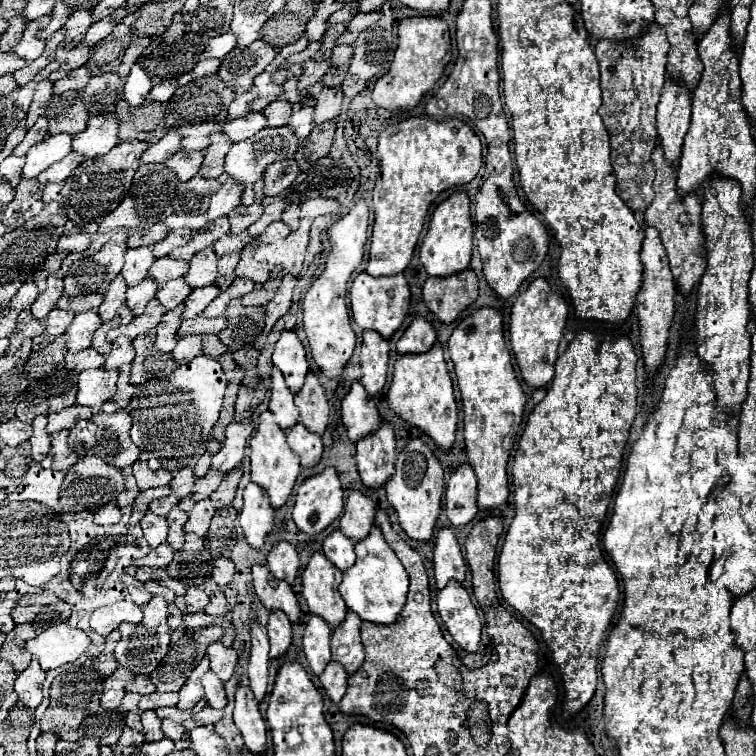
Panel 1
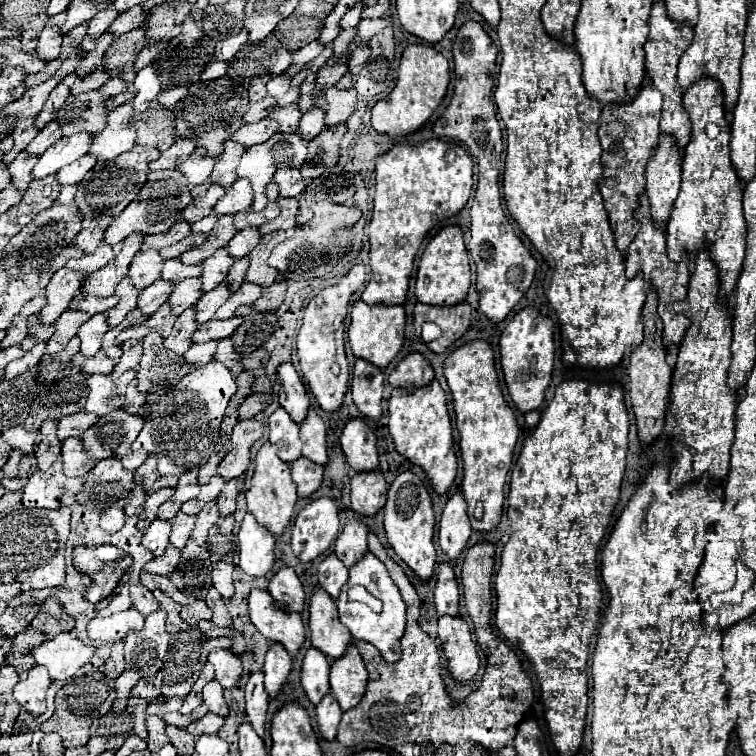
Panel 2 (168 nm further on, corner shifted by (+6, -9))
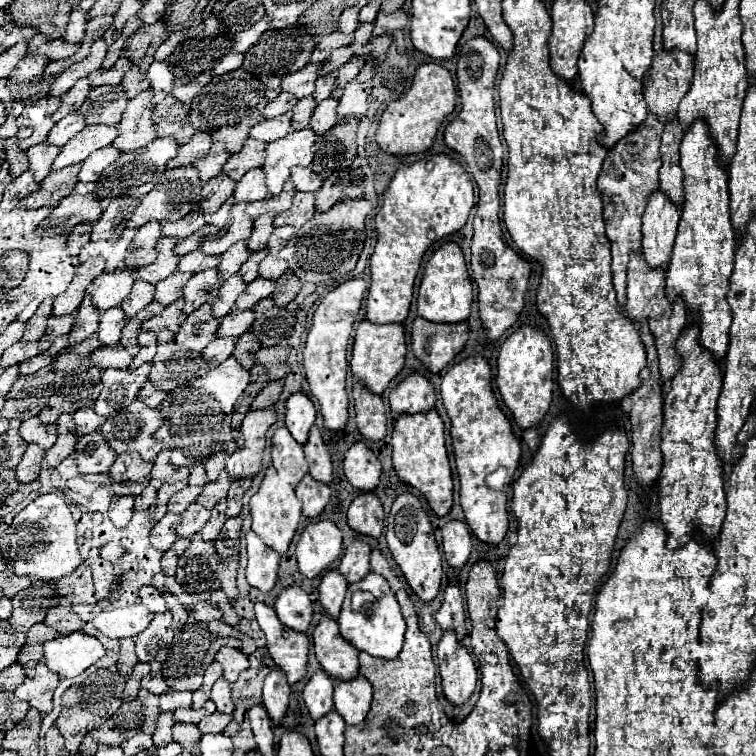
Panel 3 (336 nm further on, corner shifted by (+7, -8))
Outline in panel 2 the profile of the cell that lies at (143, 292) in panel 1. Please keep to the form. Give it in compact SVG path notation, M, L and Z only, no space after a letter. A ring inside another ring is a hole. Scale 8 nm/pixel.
M156 280L154 284L150 284L148 288L144 288L144 290L140 292L140 296L138 296L138 306L136 306L136 308L142 310L142 314L146 314L146 316L154 314L154 312L168 300L172 288L174 288L174 284L164 282L164 280Z

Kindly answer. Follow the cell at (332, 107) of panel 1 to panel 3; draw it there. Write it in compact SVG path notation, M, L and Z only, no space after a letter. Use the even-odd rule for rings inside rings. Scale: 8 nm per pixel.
M351 81L347 87L345 87L345 93L343 97L339 99L339 107L337 107L337 113L339 117L345 117L345 115L365 115L367 109L369 109L369 93L373 89L373 83L357 83L357 81Z

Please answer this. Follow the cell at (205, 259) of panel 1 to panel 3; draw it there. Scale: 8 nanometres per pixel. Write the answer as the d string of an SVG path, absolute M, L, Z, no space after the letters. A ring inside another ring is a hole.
M239 241L235 243L225 255L221 255L221 265L219 265L219 275L221 279L229 279L231 275L235 275L241 265L247 261L249 257L249 249L247 249L247 241Z

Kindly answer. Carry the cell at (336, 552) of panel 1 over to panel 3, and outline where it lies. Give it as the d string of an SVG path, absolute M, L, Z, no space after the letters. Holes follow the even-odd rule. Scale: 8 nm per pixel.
M337 569L327 571L325 577L321 579L321 585L319 585L319 601L321 601L321 605L329 617L339 619L345 591L347 591L345 577Z

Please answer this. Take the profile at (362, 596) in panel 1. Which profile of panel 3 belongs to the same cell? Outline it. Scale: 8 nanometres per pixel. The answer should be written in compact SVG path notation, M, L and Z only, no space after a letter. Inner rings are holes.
M369 573L361 583L353 583L347 589L345 595L345 603L341 609L341 617L339 617L339 633L345 641L349 641L355 649L369 653L371 657L379 657L379 659L395 659L403 647L403 635L405 635L405 621L399 609L399 603L395 599L395 595L389 591L389 585L385 583L385 579L381 579L381 575L377 573ZM355 591L369 591L375 597L375 603L363 605L359 613L355 613L351 609L351 595Z

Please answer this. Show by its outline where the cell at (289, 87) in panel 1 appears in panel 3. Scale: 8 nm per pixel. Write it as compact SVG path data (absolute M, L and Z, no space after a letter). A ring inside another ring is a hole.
M327 73L325 77L319 77L315 85L317 85L317 89L315 89L315 101L319 103L319 101L327 99L333 93L333 89L335 89L335 73Z

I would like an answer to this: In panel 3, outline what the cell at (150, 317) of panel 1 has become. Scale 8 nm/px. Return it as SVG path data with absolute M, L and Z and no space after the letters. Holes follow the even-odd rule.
M179 299L175 303L171 303L169 307L165 307L165 311L149 321L143 323L143 329L149 329L149 331L161 331L161 329L169 329L173 333L179 331L181 323L187 319L187 315L183 313L183 307L185 307L185 301Z

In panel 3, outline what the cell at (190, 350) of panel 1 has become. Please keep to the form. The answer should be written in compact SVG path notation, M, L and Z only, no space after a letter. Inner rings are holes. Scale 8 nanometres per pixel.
M215 339L213 343L209 343L209 347L205 349L205 361L213 367L217 367L221 361L225 361L227 357L231 357L233 349L237 345L237 339Z

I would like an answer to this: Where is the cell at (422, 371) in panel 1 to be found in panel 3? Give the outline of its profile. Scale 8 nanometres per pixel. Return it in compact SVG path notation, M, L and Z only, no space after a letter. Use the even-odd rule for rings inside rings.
M437 409L429 411L429 415L405 415L405 419L397 419L397 423L393 425L391 445L393 445L393 469L397 477L403 483L419 489L437 517L445 517L453 505L453 481L445 449L445 425Z

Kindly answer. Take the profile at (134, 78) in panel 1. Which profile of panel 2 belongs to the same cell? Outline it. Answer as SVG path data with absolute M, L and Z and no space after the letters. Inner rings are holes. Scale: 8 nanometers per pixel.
M148 66L144 70L140 70L134 78L134 86L138 88L138 94L136 94L136 100L134 100L134 106L136 110L134 112L144 112L148 108L148 104L156 98L156 94L160 92L160 80L156 76L156 72Z

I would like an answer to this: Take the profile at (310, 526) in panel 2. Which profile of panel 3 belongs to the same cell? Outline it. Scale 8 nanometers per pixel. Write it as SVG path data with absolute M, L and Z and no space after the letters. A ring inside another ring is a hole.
M333 521L309 523L297 543L297 561L299 573L313 579L331 569L331 565L341 557L341 531Z

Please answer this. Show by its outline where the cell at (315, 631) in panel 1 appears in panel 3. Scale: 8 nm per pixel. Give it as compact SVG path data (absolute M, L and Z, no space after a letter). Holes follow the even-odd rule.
M317 671L303 689L303 701L313 721L325 717L333 711L333 679L329 679L323 671Z

